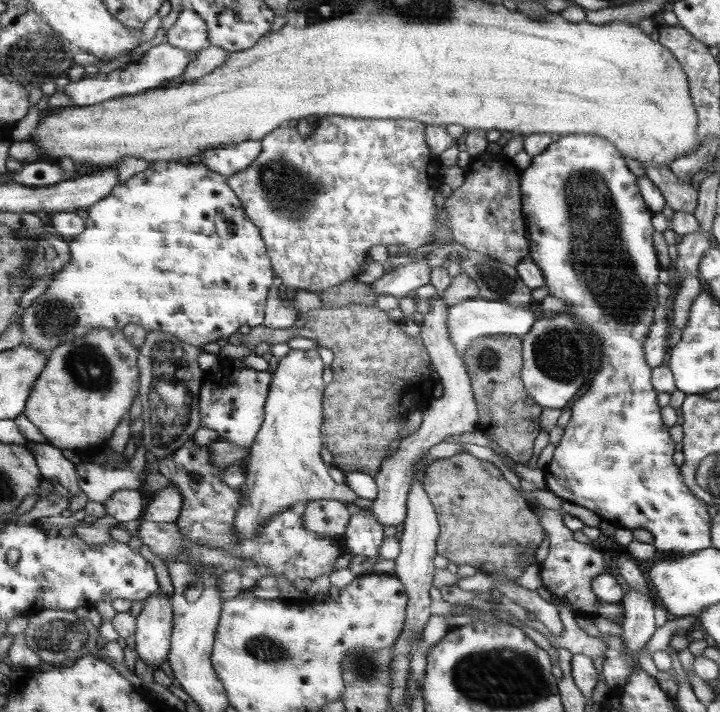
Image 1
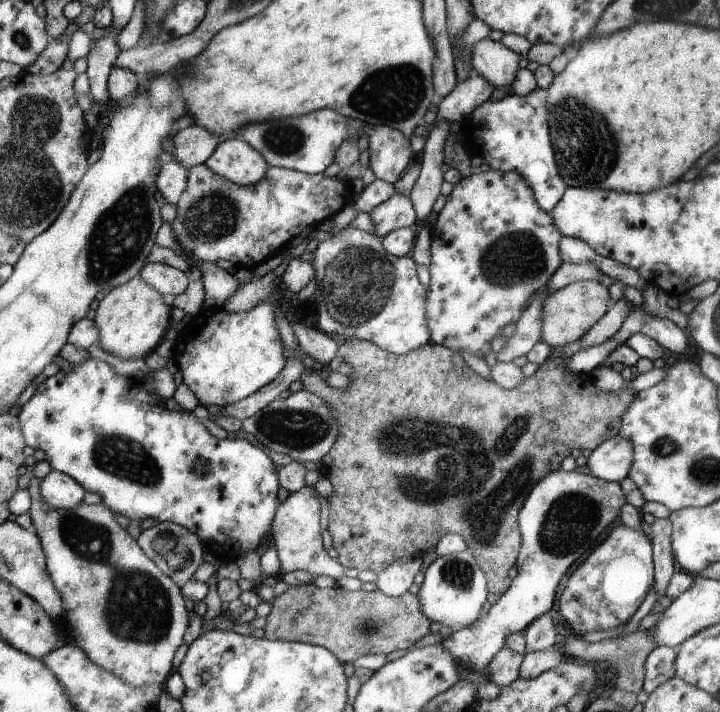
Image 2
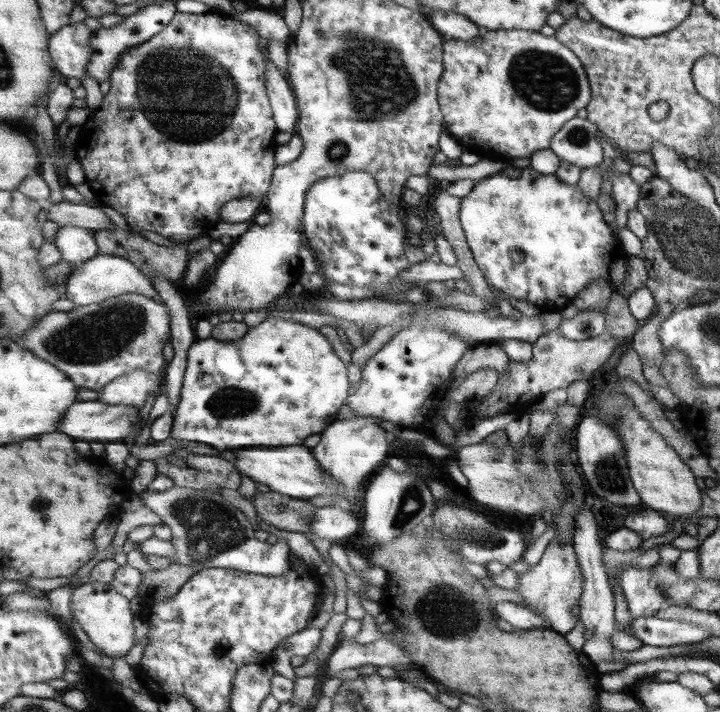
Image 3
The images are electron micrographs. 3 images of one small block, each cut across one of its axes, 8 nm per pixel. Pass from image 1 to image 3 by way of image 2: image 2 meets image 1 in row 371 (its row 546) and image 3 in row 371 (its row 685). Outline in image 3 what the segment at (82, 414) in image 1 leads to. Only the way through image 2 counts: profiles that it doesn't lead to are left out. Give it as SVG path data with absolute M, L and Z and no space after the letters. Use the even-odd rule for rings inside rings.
M133 370L118 379L111 380L97 391L96 400L103 404L123 404L131 408L141 408L145 398L159 388L161 374L150 374L143 370Z

